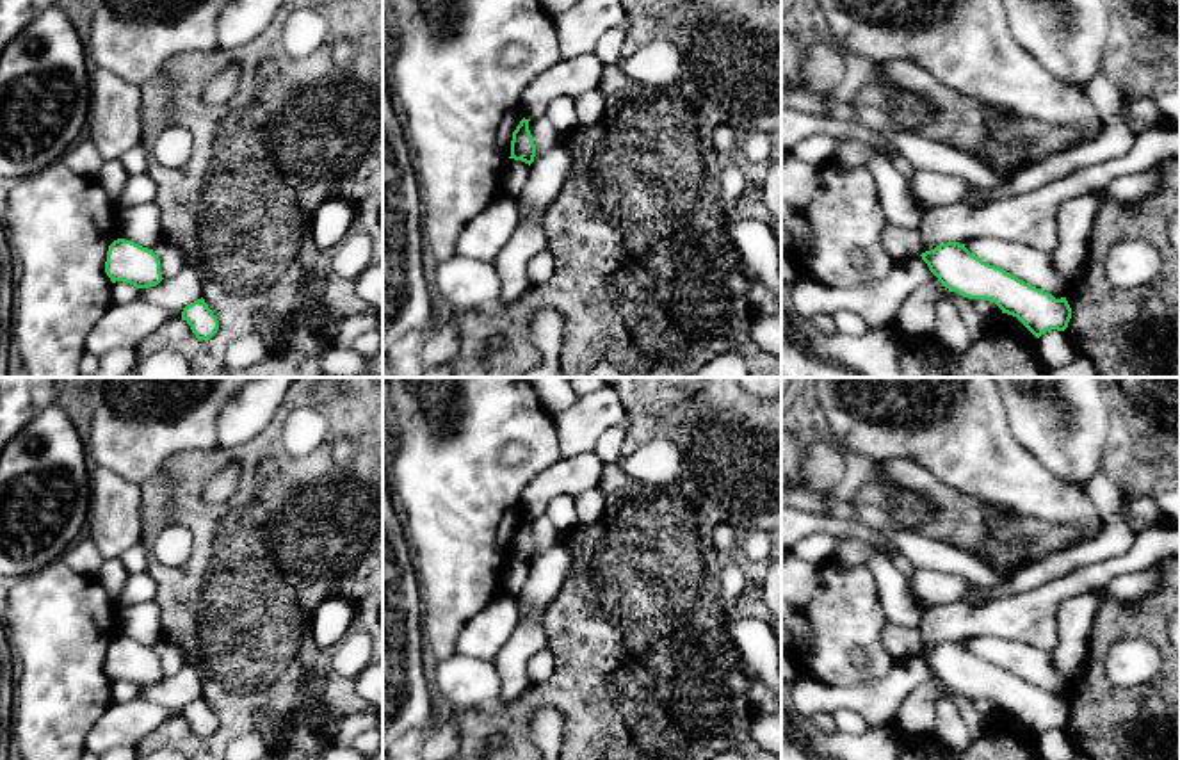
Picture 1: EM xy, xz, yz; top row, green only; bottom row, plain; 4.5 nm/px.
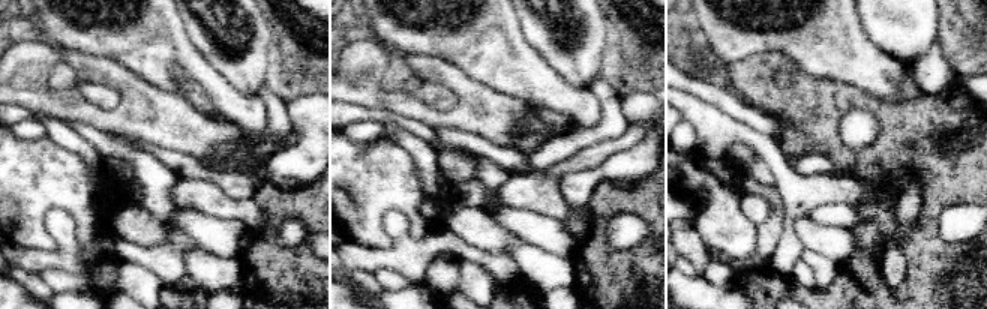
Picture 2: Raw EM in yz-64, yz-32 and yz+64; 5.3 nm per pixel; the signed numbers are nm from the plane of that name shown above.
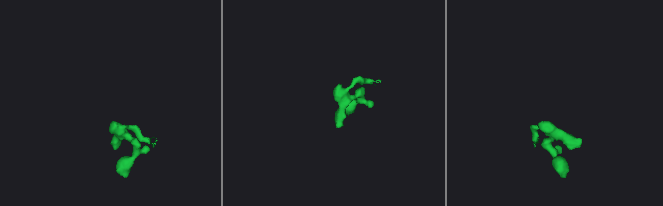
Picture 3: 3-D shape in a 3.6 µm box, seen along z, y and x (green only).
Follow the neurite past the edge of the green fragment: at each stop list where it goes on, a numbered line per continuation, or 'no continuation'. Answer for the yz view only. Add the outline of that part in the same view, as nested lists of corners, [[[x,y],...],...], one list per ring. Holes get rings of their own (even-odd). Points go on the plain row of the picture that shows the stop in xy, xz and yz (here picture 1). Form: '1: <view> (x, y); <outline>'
no continuation

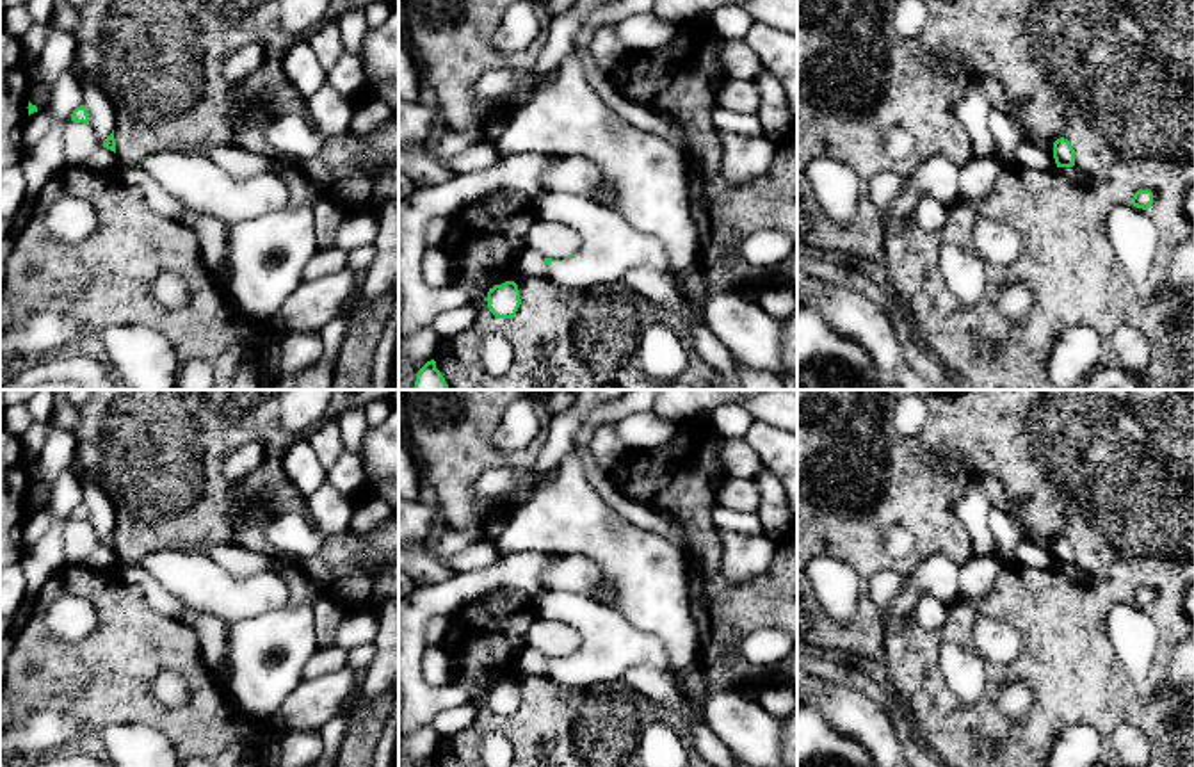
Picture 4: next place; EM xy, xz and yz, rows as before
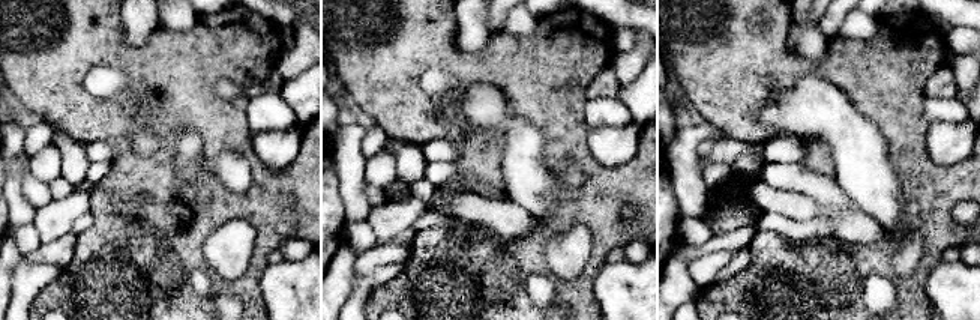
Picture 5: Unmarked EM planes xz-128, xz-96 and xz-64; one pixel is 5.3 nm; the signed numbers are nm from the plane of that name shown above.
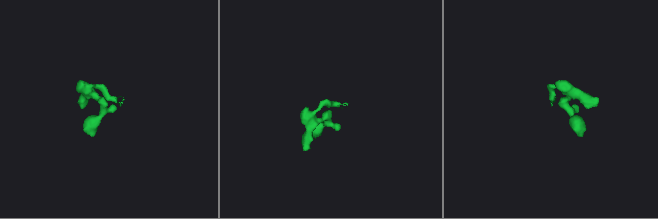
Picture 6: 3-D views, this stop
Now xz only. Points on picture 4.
1: xz (609, 645); [[[552,589],[532,596],[530,607],[536,618],[559,621],[578,635],[578,646],[571,657],[546,662],[546,676],[561,687],[619,682],[630,667],[641,664],[673,671],[664,642],[633,626],[616,607],[578,593]]]

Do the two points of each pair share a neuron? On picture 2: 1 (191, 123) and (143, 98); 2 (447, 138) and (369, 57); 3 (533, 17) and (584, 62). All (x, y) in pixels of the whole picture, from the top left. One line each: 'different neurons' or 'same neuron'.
1: same neuron
2: different neurons
3: same neuron

